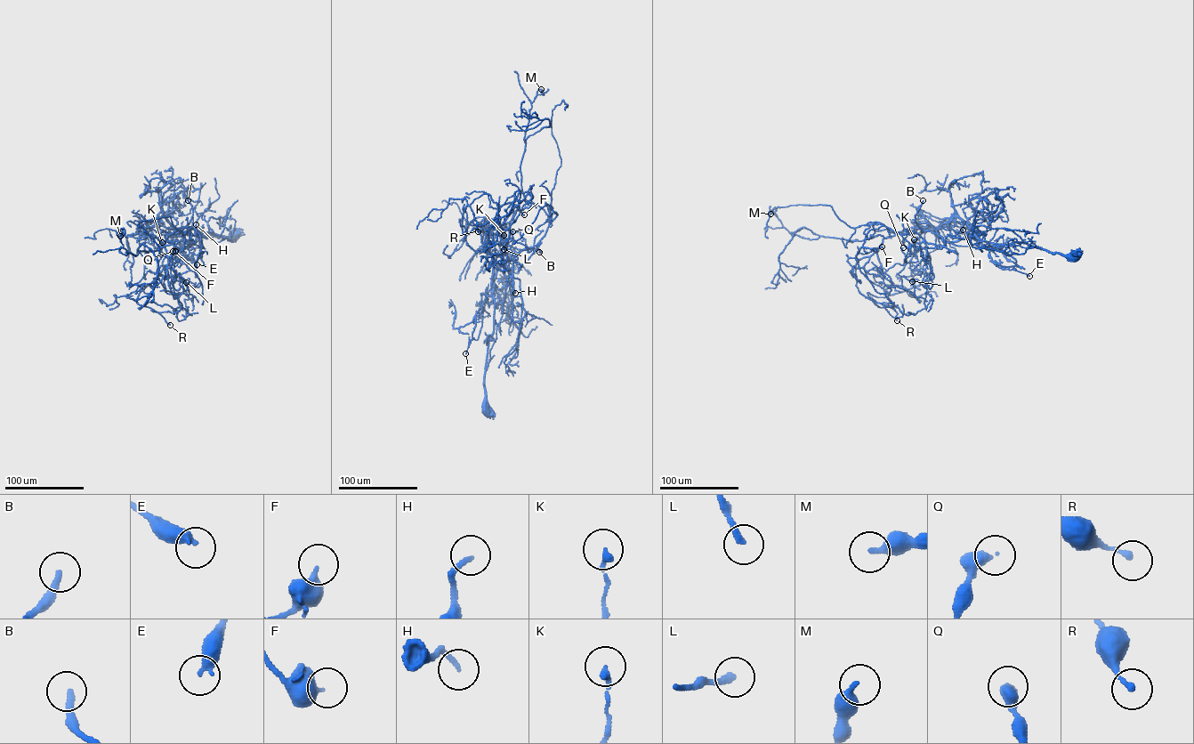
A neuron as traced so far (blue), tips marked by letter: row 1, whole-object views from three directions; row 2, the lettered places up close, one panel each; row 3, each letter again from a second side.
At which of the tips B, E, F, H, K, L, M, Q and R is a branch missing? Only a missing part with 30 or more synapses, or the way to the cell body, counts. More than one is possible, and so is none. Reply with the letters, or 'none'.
B

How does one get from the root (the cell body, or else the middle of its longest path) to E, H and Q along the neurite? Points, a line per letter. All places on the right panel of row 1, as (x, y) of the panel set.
E: (1074, 256), (1049, 253), (1021, 243), (981, 241), (974, 234), (989, 250), (994, 263), (1029, 276)
H: (1074, 256), (1021, 243), (984, 241), (972, 234), (947, 242), (936, 230), (950, 229), (964, 234), (963, 230)
Q: (1074, 256), (985, 241), (940, 246), (914, 232), (901, 235), (910, 245), (907, 262), (903, 247)

